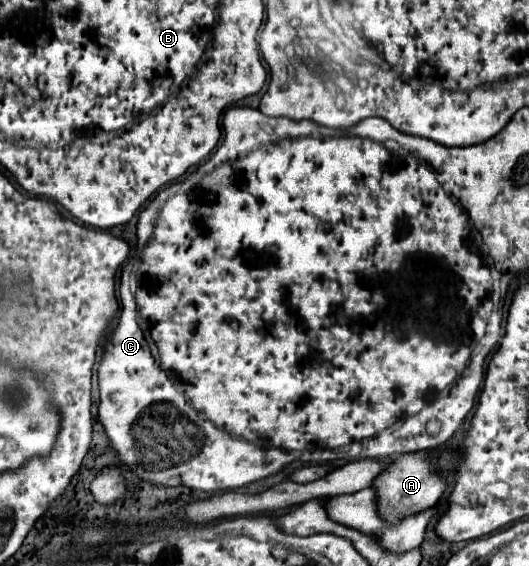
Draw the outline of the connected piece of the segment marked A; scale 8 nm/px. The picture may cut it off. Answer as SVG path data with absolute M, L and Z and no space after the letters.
M416 452L416 454L398 456L388 468L384 468L384 472L372 482L370 488L376 494L376 500L378 500L376 504L378 504L378 512L382 512L380 514L382 520L388 524L394 524L394 522L400 522L402 518L408 518L412 514L418 514L436 506L438 498L446 490L446 484L442 478L430 472L428 454Z

